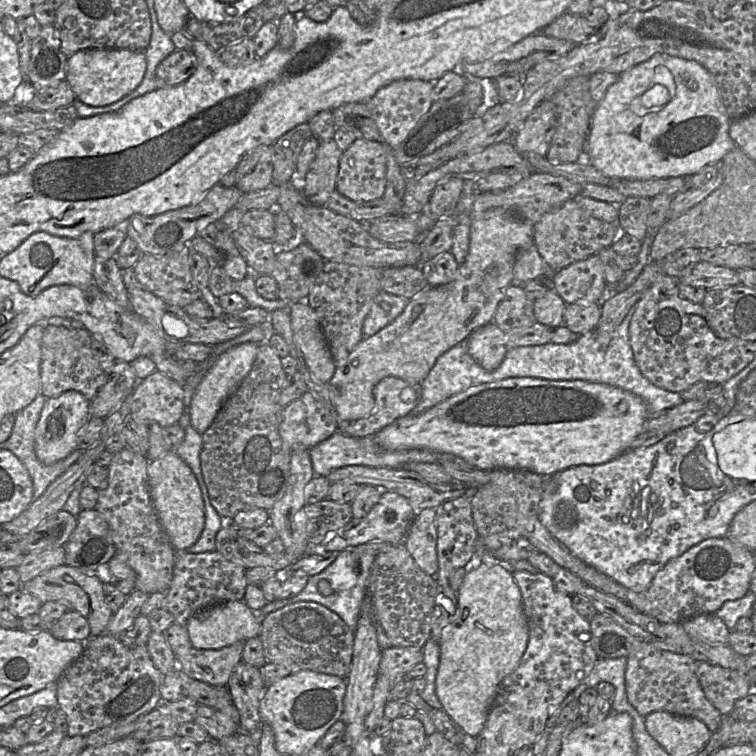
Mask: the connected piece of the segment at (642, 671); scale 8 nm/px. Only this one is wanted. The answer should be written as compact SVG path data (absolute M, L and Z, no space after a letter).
M636 640L627 656L625 671L626 693L629 703L643 717L655 711L694 717L715 732L723 715L706 698L696 675L697 662L688 655L672 653L654 647L650 642Z

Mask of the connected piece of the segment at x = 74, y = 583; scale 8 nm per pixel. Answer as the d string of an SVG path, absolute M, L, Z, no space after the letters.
M65 564L51 568L37 575L30 581L23 583L21 590L35 595L43 604L49 601L61 602L69 610L80 613L87 619L90 625L91 637L104 634L113 616L113 612L105 600L101 578L96 573L83 573Z

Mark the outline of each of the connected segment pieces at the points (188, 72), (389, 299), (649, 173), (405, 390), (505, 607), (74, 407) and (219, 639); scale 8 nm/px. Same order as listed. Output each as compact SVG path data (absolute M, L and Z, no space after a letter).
M175 50L157 68L157 88L172 87L189 79L198 66L192 50Z
M380 291L363 322L363 338L371 337L396 319L406 308L409 300Z
M657 53L648 60L641 62L619 74L617 81L609 86L602 100L596 105L592 114L590 129L586 141L586 151L590 156L591 165L609 177L630 180L650 180L667 177L688 177L698 173L706 165L720 161L735 146L729 136L730 117L722 102L720 92L713 75L695 60L688 60L664 53Z
M389 376L381 379L373 388L375 406L372 413L353 422L340 422L339 432L355 438L373 436L398 418L407 416L417 406L420 399L421 385L411 385L405 380Z
M483 561L466 573L458 591L457 610L442 631L436 694L442 709L463 730L477 737L501 683L517 668L528 644L529 626L521 591L500 561Z
M75 390L47 399L35 428L35 453L41 463L54 464L78 448L79 433L91 417L89 404L85 396Z
M229 601L204 609L192 616L186 624L192 647L196 649L221 649L239 641L260 635L258 614L243 601Z

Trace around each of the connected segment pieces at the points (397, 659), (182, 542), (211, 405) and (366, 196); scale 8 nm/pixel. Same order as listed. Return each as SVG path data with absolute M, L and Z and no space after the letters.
M390 647L382 650L379 675L386 677L391 689L396 681L423 661L423 648Z
M173 449L150 461L147 475L154 510L161 526L176 551L186 550L197 542L205 523L204 502L195 475Z
M247 342L224 352L199 384L190 405L191 425L198 433L202 435L209 428L223 404L238 389L250 372L257 356L258 347L259 344L255 342Z
M355 139L340 157L336 190L356 202L382 198L386 187L386 161L387 146L382 141Z

